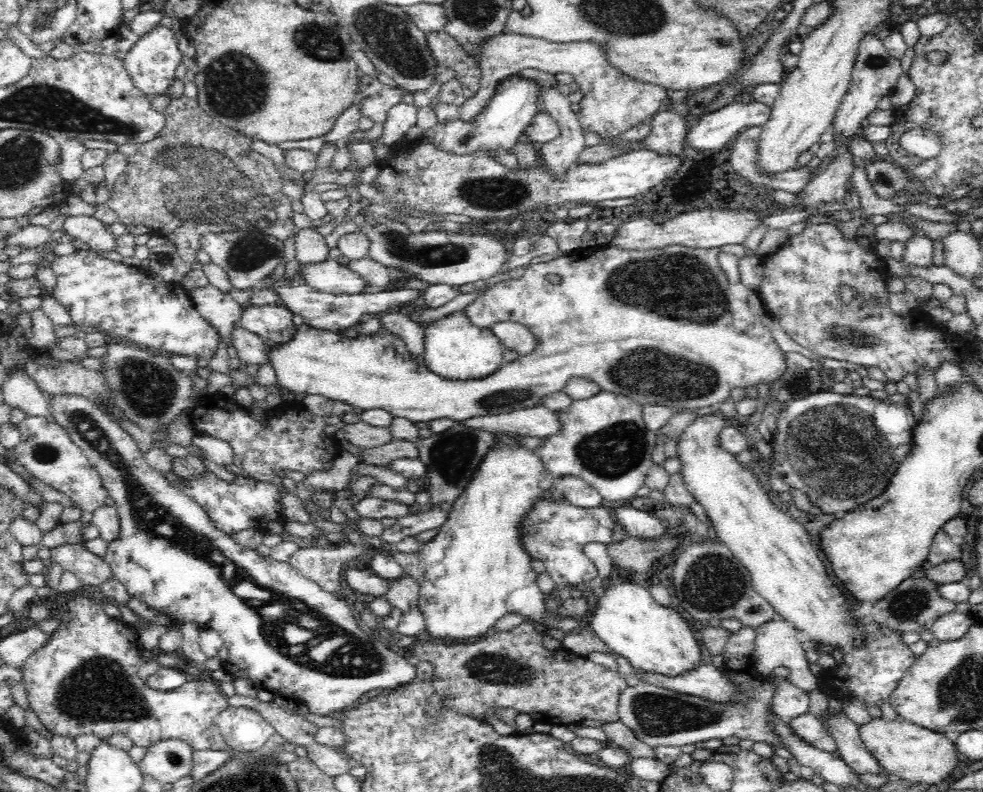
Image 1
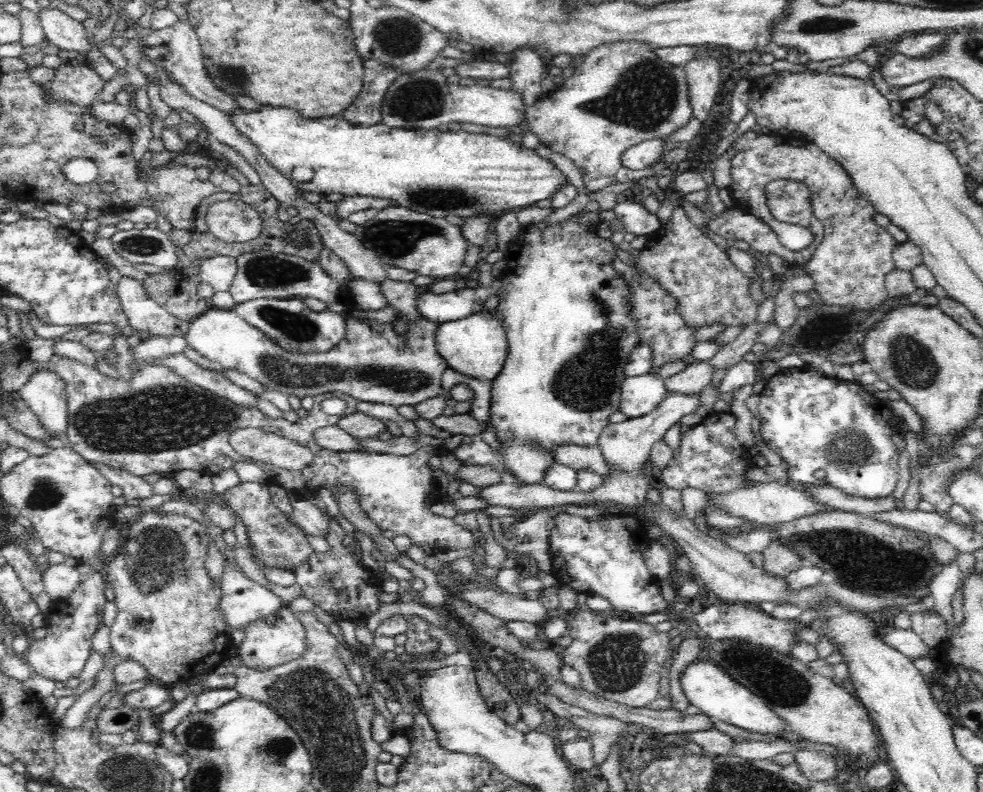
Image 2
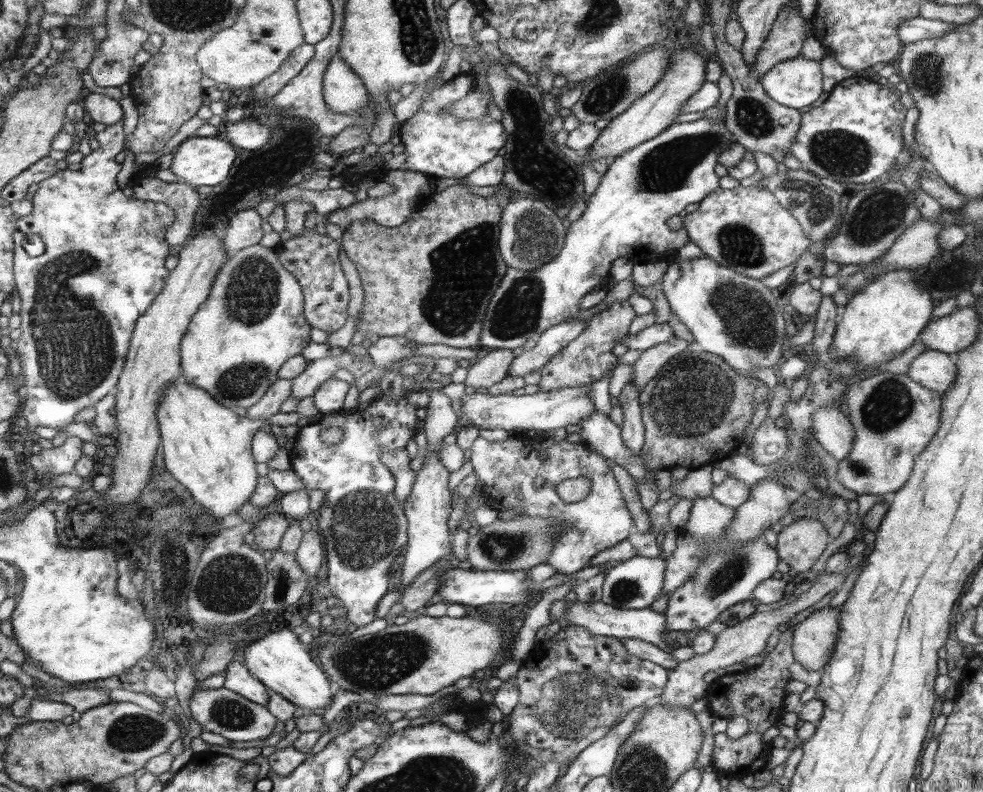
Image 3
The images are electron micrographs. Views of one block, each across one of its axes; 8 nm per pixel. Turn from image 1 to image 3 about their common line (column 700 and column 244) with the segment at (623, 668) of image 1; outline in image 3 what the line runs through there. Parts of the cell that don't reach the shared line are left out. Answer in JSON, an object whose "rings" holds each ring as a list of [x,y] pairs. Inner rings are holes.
{"rings":[[[195,687],[189,700],[189,707],[192,718],[203,726],[203,731],[216,732],[232,742],[264,739],[274,730],[277,723],[277,717],[268,712],[265,706],[224,687],[206,689]]]}

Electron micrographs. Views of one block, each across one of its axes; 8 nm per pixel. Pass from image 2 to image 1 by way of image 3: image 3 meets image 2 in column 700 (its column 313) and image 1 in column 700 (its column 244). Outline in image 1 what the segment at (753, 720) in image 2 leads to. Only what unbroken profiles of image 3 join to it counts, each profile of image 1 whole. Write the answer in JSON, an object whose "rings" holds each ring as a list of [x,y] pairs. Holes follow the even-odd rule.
{"rings":[[[616,582],[616,586],[606,588],[602,598],[596,604],[596,610],[590,618],[590,630],[596,632],[598,637],[617,655],[628,659],[634,670],[644,672],[658,672],[678,674],[702,664],[702,648],[690,629],[686,619],[680,615],[680,611],[659,605],[651,595],[648,588],[630,584],[630,582]]]}

